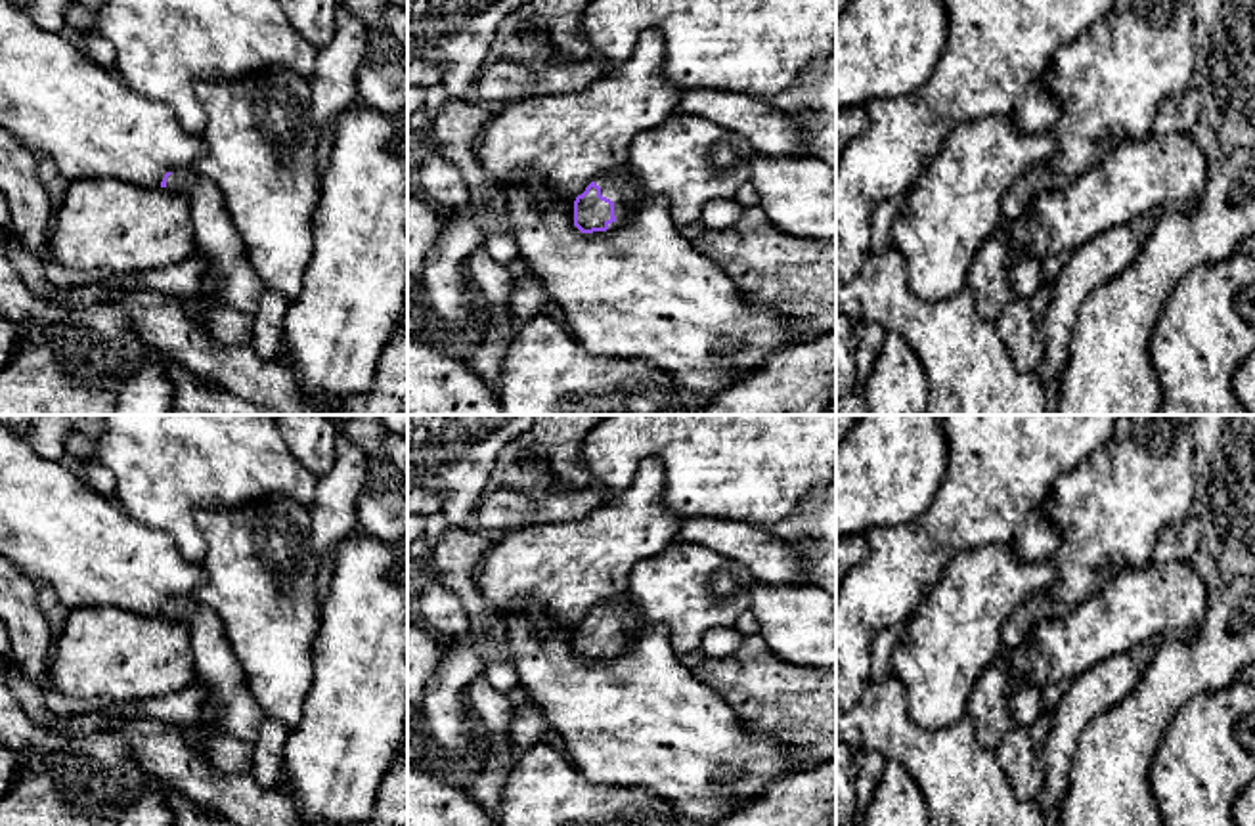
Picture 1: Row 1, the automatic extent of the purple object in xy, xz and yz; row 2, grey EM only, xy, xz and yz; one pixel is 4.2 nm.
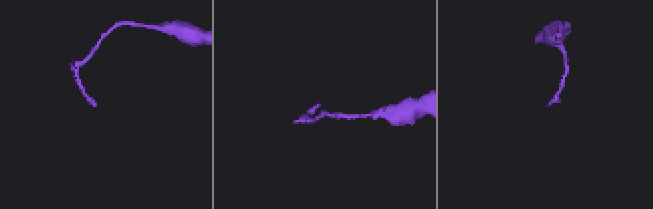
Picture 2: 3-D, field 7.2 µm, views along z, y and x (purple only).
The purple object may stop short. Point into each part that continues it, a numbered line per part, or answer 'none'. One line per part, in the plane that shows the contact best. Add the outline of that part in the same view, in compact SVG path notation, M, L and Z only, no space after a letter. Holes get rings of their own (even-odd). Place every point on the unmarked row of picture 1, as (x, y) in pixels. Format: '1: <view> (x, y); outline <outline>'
1: xz (618, 612); outline M622 593L614 598L601 600L595 606L595 612L601 616L601 623L614 631L614 644L618 648L626 627L637 618L637 608L633 606L631 595Z

